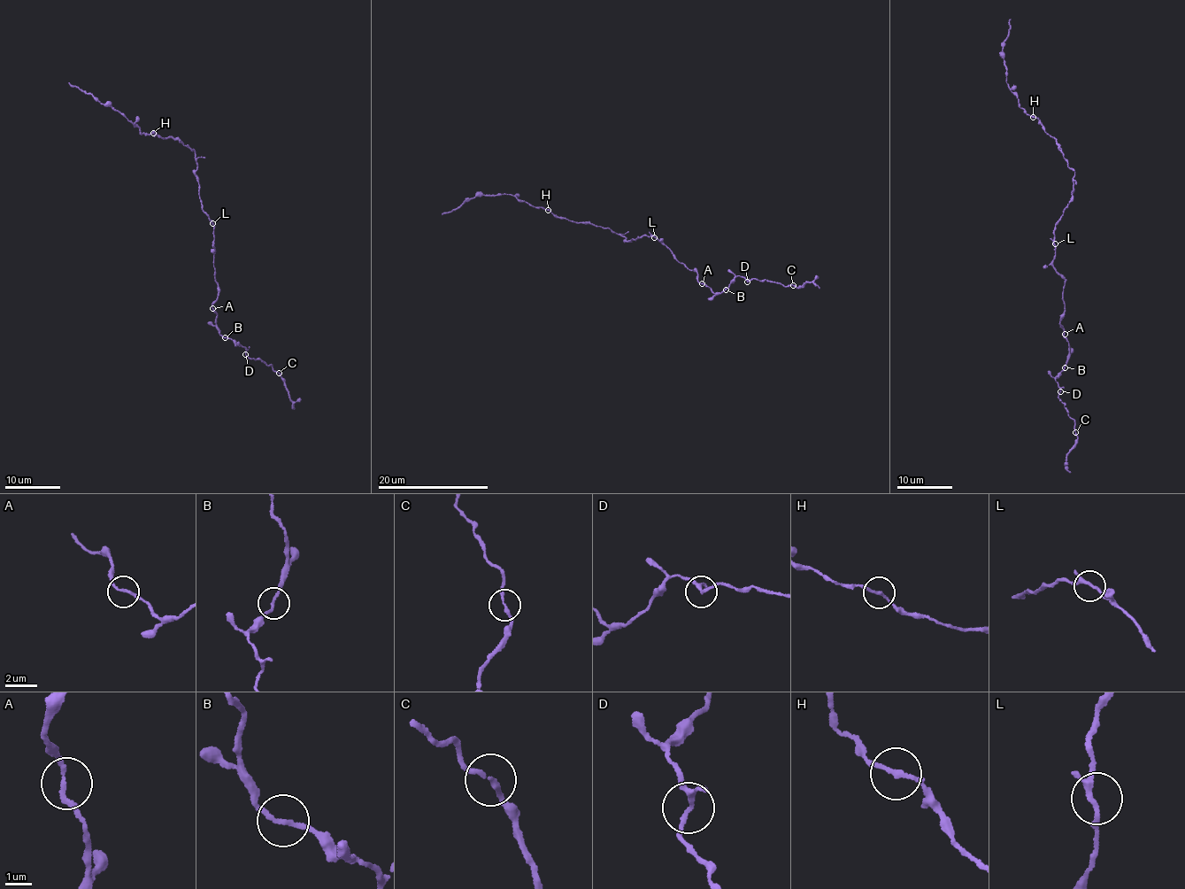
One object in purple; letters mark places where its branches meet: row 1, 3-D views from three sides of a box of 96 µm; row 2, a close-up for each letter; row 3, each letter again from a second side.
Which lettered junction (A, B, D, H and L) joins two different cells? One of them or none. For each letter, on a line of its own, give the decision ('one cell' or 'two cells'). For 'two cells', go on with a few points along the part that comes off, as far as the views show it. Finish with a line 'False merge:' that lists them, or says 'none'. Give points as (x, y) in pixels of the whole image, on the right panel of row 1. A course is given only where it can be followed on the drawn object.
A: one cell
B: one cell
D: one cell
H: one cell
L: one cell
False merge: none

